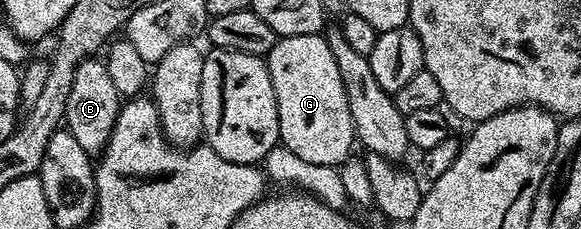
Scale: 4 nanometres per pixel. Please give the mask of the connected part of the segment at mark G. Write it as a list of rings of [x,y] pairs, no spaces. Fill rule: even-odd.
[[[321,33],[278,37],[267,55],[267,64],[279,111],[280,144],[307,163],[337,167],[348,161],[355,146],[351,107],[328,40]]]

